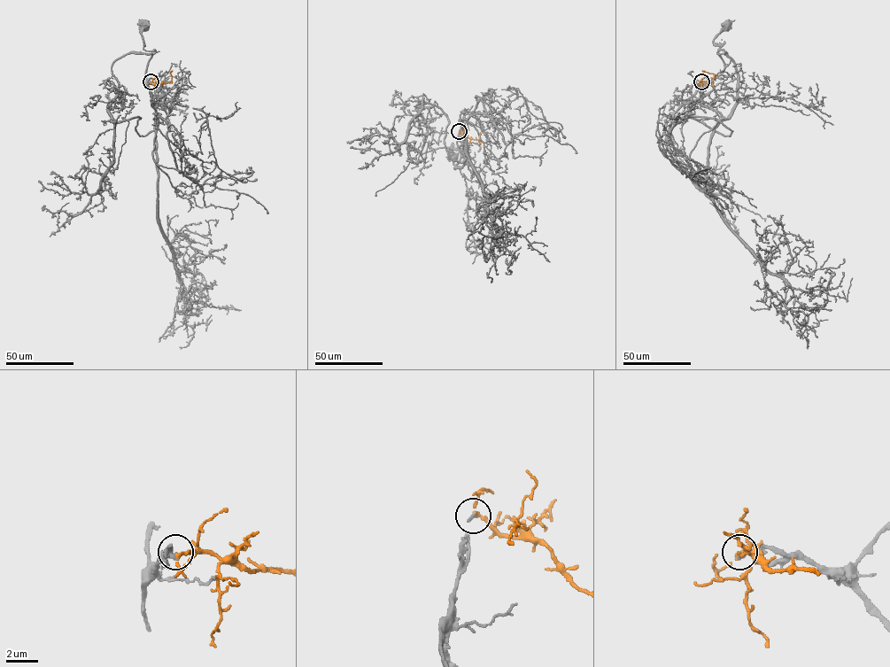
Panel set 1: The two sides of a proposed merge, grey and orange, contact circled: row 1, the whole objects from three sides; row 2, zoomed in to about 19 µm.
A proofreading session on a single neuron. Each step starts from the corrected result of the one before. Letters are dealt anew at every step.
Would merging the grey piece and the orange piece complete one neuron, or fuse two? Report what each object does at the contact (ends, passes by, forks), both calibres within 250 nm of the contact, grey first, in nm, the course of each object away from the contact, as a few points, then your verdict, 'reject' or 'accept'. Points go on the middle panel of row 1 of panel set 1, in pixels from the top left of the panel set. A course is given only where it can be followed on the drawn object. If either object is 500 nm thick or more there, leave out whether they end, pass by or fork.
grey ends there; orange passes by; 200 nm thick on the grey side, 190 nm on the other; grey runs (459, 131), (456, 144), (466, 151), (461, 166), (455, 167), (463, 151), (452, 150), (452, 143), (452, 157); orange runs (459, 131), (477, 139), (480, 143), (481, 135); accept

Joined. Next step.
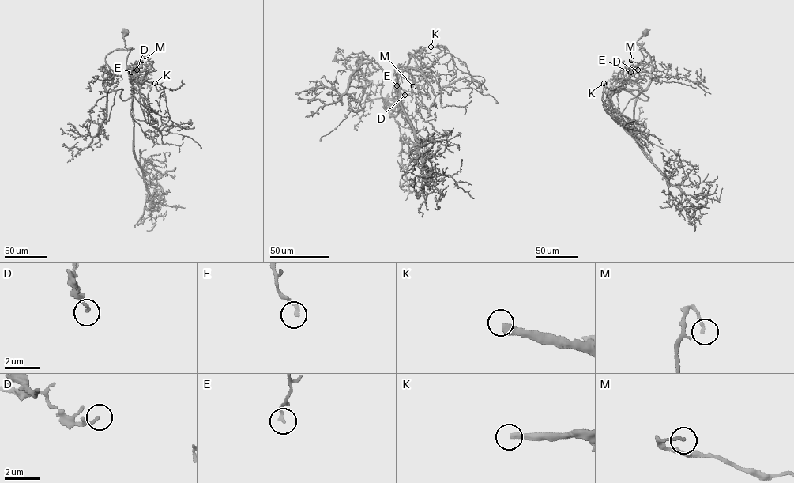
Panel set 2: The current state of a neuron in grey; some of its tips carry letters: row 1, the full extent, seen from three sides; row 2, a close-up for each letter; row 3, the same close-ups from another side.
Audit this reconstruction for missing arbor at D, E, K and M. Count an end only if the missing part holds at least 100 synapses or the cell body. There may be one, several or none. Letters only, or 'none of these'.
K

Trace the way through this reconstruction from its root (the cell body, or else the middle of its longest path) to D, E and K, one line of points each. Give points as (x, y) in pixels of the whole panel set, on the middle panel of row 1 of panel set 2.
D: (388, 106), (388, 94), (397, 102), (395, 115), (400, 100), (392, 96), (393, 84), (404, 95)
E: (388, 106), (388, 94), (388, 100), (397, 102), (390, 115), (395, 115), (400, 100), (391, 92), (396, 85)
K: (388, 106), (388, 94), (395, 115), (396, 74), (409, 68), (435, 95), (484, 81), (430, 47)

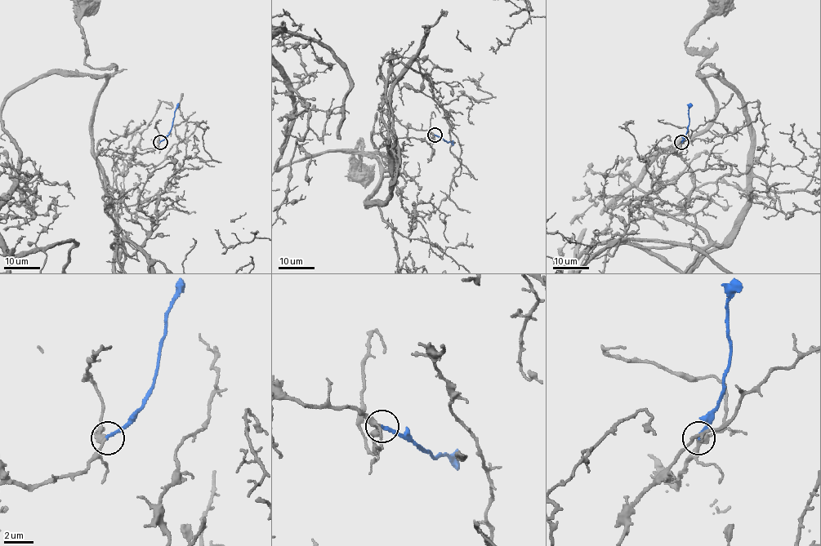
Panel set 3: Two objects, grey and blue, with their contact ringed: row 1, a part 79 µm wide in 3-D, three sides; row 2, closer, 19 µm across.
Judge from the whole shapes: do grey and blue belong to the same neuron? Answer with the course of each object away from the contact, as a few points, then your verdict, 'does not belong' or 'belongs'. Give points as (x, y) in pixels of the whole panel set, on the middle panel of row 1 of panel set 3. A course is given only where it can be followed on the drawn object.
grey runs (435, 135), (377, 109), (385, 201), (367, 203), (389, 162), (361, 139), (361, 175); blue runs (435, 135), (452, 144); belongs

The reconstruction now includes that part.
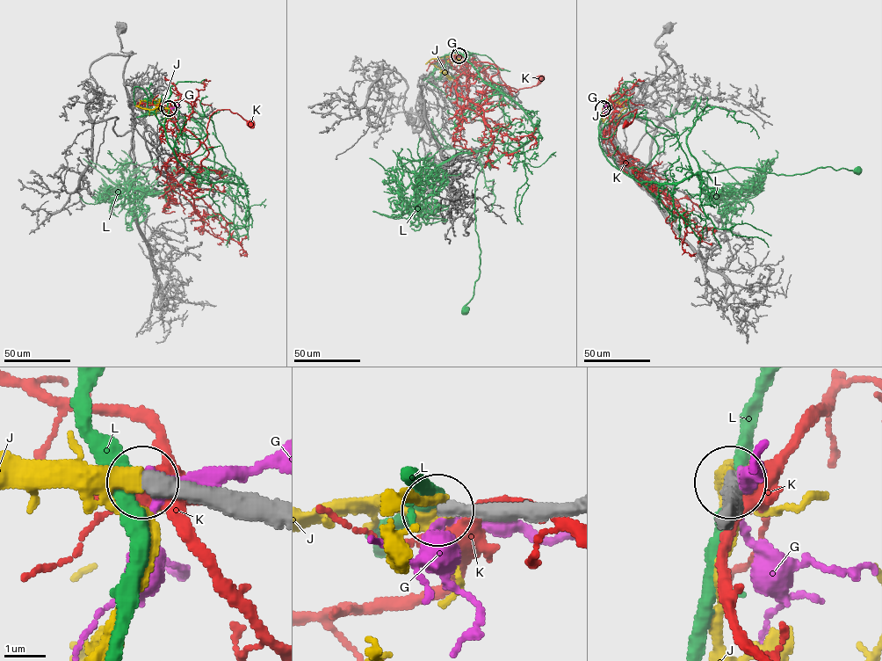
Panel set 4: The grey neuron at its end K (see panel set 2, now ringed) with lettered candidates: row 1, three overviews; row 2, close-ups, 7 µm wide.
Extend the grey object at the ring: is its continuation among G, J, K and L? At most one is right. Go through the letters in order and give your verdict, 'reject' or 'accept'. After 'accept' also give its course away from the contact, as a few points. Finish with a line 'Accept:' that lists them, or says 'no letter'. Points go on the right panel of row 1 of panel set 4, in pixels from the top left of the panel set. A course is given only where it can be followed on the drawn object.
G: reject
J: accept | via (603, 108), (606, 108), (611, 100), (621, 104), (623, 111), (627, 108)
K: reject
L: reject
Accept: J

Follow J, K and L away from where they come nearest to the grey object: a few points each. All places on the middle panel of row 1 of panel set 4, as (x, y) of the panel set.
J: (459, 55), (433, 58), (429, 61), (453, 80)
K: (460, 55), (464, 56), (465, 62), (487, 61), (497, 66), (507, 87), (531, 87), (540, 77)
L: (459, 55), (521, 108), (533, 134), (525, 143), (487, 164), (476, 178), (480, 277), (464, 311)

